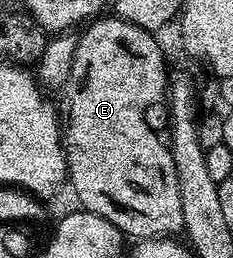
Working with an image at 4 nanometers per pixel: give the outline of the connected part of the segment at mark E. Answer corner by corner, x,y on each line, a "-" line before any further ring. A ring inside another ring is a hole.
99,16
86,27
87,31
78,35
73,52
73,64
69,68
69,80
61,87
63,106
61,102
61,141
63,153
67,155
67,173
69,186
75,189
79,197
78,205
82,209
93,212
109,224
113,224
128,239
142,240
144,238
165,238
183,234
183,217
181,216
181,196
177,184
177,168
173,168
173,152
171,151
171,131
169,129
169,73
167,62
163,59
163,50
154,33
124,18

